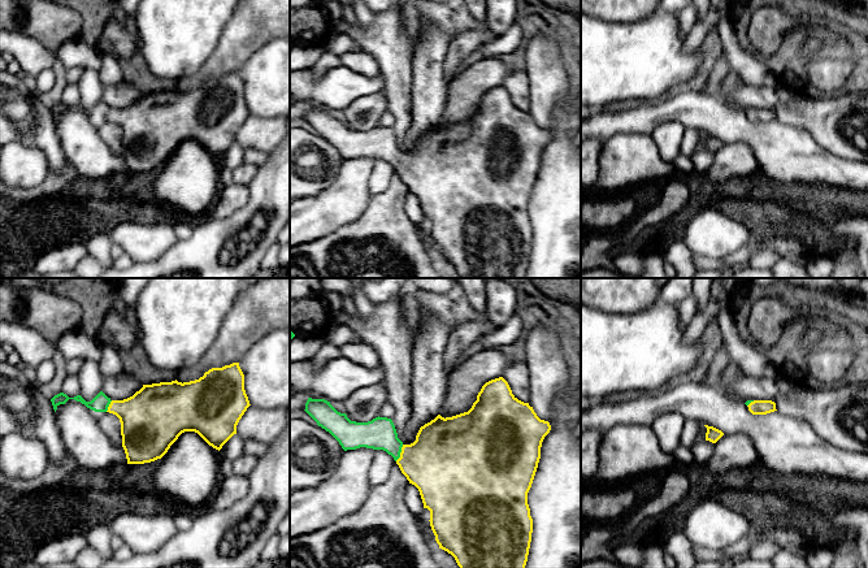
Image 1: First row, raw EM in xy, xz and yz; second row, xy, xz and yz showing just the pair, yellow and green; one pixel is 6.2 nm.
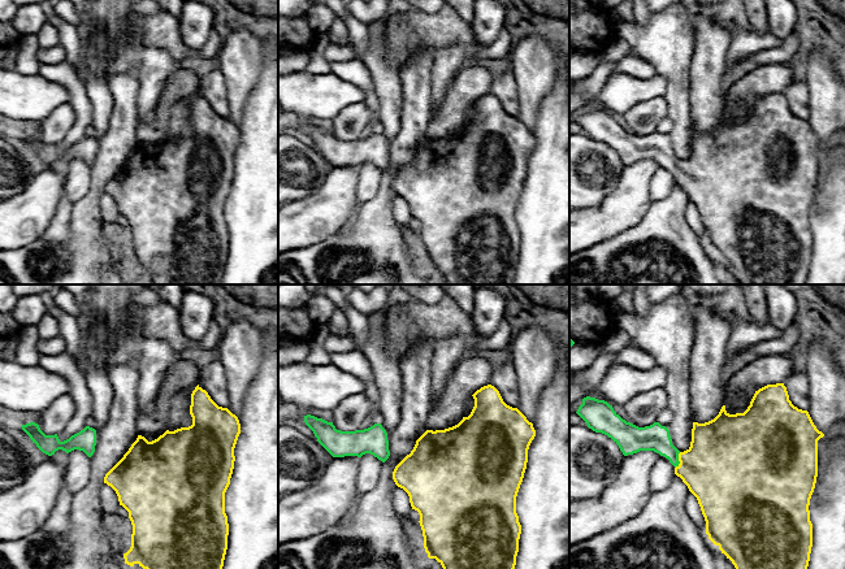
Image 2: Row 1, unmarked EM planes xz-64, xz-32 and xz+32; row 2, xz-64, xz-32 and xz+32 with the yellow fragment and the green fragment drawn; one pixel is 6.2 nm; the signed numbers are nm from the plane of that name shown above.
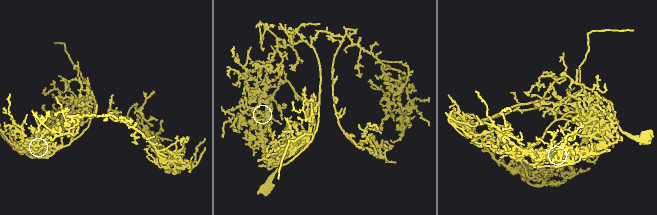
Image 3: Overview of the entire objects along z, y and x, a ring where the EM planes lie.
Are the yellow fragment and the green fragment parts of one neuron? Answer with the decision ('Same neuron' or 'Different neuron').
Same neuron

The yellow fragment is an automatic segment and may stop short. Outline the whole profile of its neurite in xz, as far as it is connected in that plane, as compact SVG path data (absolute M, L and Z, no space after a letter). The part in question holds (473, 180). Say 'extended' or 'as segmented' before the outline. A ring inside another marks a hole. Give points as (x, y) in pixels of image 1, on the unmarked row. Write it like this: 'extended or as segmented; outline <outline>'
extended; outline M503 86L486 91L478 101L477 109L473 112L472 117L468 121L446 127L438 123L434 129L421 135L416 144L416 149L411 153L404 153L398 147L395 134L392 129L387 126L378 125L368 131L351 130L346 122L338 121L330 113L330 110L325 108L312 107L308 107L304 120L317 131L318 135L329 140L339 151L344 160L366 156L373 159L383 159L394 166L409 192L415 194L418 198L424 217L428 217L430 220L429 230L431 239L435 244L435 250L439 253L439 257L451 263L455 266L460 278L525 278L533 242L533 227L530 225L530 217L528 213L528 201L531 196L541 168L542 151L544 146L550 142L551 134L548 130L541 129L534 121L533 116L529 114L529 112L518 109L512 103L508 91Z

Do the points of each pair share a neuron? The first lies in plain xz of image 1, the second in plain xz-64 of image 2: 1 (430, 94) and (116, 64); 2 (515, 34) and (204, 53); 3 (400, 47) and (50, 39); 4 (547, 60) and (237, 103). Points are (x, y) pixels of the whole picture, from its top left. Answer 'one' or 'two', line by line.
1: two
2: one
3: two
4: one

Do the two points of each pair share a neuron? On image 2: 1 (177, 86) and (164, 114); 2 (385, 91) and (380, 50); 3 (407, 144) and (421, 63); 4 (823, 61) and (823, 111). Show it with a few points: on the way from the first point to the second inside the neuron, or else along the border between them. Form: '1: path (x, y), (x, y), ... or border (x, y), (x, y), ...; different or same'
1: path (173, 92), (164, 108); same
2: path (385, 81), (384, 66), (380, 60); same
3: path (414, 124), (416, 116), (416, 83); same
4: path (823, 73), (823, 99); same

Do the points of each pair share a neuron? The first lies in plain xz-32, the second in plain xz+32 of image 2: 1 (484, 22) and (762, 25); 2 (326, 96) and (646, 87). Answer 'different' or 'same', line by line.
1: different
2: same

